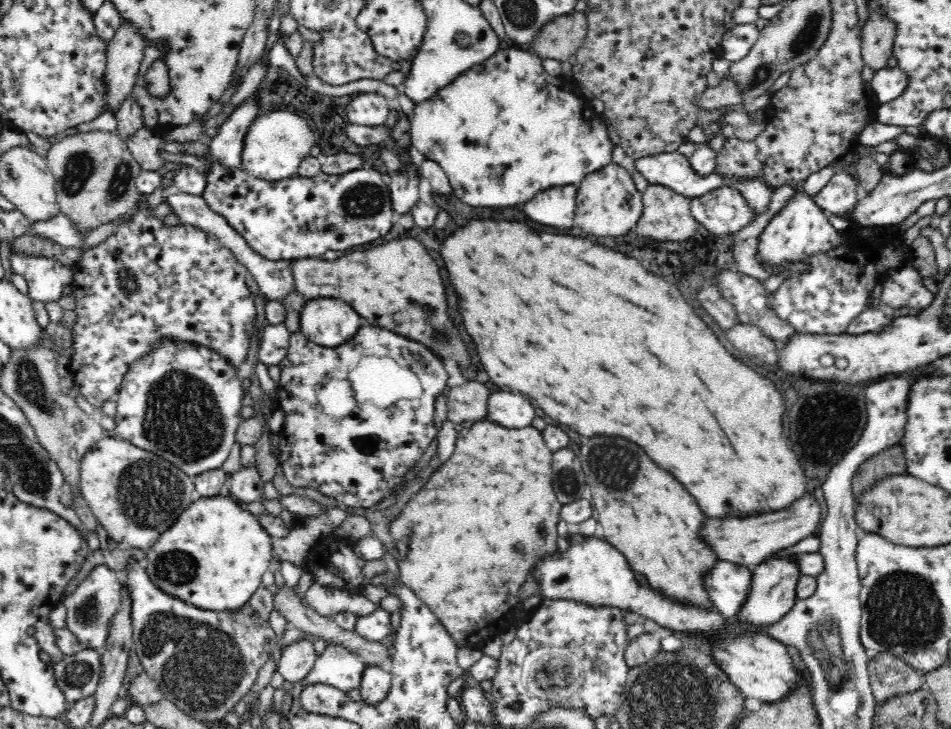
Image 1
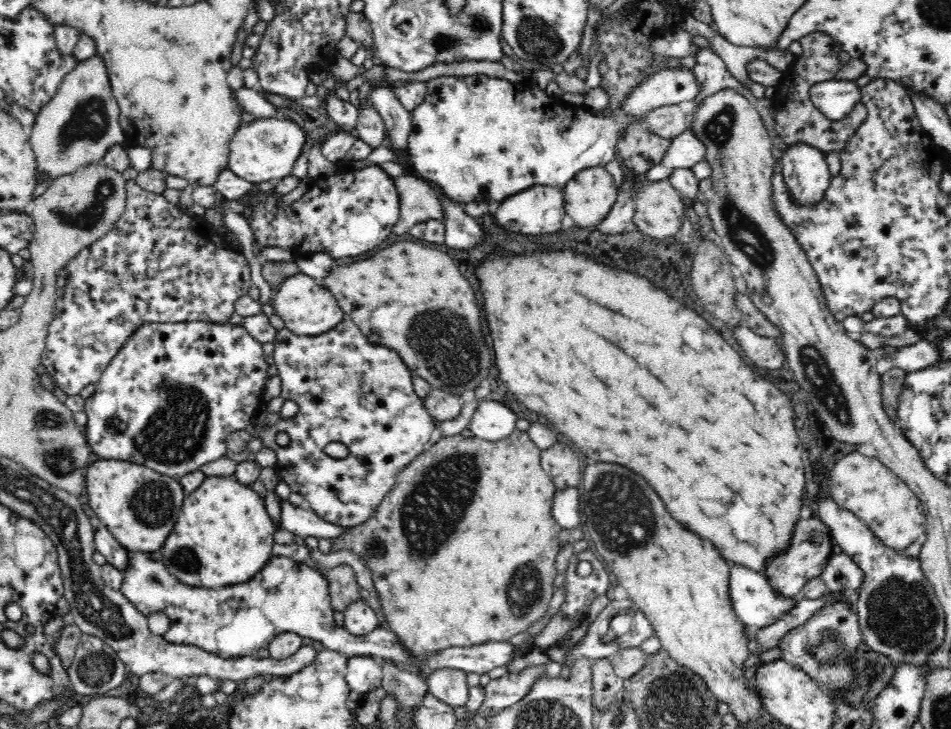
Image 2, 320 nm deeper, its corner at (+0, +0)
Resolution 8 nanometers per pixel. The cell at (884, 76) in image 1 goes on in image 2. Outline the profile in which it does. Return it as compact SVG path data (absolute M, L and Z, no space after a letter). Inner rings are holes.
M834 78L818 82L809 90L812 104L830 121L848 118L856 102L860 102L860 90L854 81Z

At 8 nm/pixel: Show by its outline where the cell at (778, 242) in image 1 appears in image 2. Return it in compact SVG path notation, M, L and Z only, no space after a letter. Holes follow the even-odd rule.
M805 142L790 144L783 154L779 154L782 166L781 174L789 188L789 193L798 204L812 206L812 204L820 202L820 198L824 196L832 176L828 169L828 163L826 163L826 155L825 151L815 146L810 146Z

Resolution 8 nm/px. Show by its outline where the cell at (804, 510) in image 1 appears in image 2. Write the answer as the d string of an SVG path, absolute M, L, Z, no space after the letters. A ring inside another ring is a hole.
M855 451L850 453L830 472L827 488L829 495L840 508L853 512L862 523L868 525L882 545L904 552L910 544L920 541L924 535L924 509L910 487L898 478L880 459Z

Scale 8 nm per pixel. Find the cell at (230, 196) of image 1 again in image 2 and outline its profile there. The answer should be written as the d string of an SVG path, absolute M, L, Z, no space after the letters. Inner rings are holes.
M378 164L366 165L359 169L353 169L349 173L338 173L326 176L326 182L322 180L322 188L312 187L302 198L295 200L285 209L276 207L280 200L278 193L267 196L254 196L251 200L256 209L251 215L245 214L256 241L262 247L278 246L292 251L301 251L307 255L317 252L328 254L333 260L348 257L356 257L365 254L368 250L383 244L389 236L393 236L393 227L397 224L400 212L399 194L394 178L386 173Z

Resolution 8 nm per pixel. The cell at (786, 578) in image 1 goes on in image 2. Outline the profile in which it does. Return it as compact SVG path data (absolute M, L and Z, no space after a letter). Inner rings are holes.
M816 515L807 519L800 518L787 551L768 561L765 568L764 573L771 582L772 588L784 596L799 597L801 589L809 580L821 576L828 559L833 554L833 545L829 528L822 519Z

